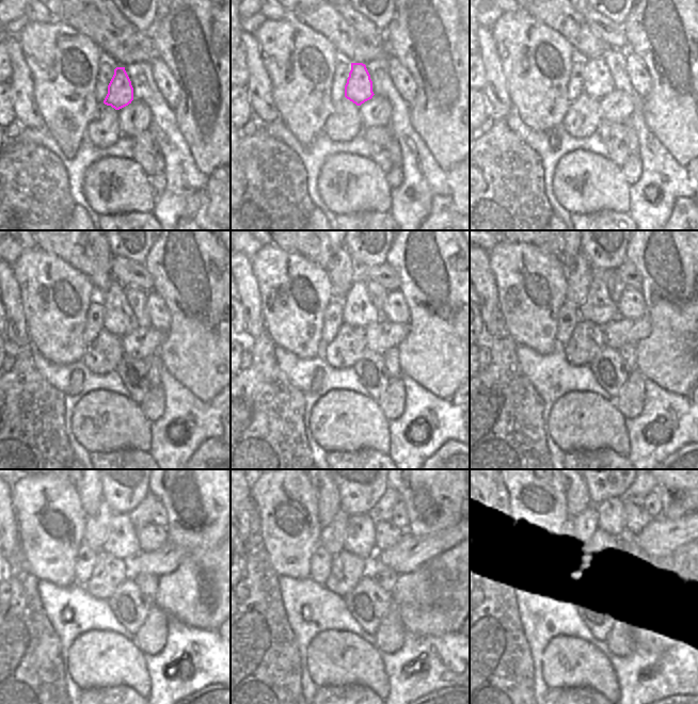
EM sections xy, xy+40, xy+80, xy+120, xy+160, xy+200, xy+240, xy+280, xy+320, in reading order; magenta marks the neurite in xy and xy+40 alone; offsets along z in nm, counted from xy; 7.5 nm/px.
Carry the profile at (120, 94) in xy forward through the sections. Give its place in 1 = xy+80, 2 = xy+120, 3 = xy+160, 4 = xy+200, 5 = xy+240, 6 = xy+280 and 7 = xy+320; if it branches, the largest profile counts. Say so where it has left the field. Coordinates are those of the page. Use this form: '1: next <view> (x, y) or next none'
1: next xy+80 (598, 82)
2: next xy+120 (119, 319)
3: next xy+160 (358, 310)
4: next xy+200 (597, 307)
5: next xy+240 (121, 542)
6: next xy+280 (360, 537)
7: next xy+320 (598, 528)

